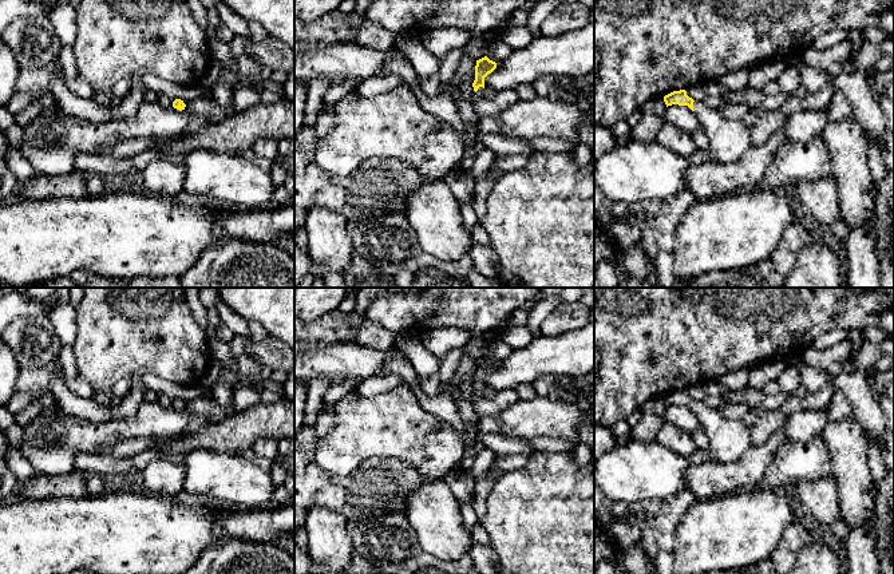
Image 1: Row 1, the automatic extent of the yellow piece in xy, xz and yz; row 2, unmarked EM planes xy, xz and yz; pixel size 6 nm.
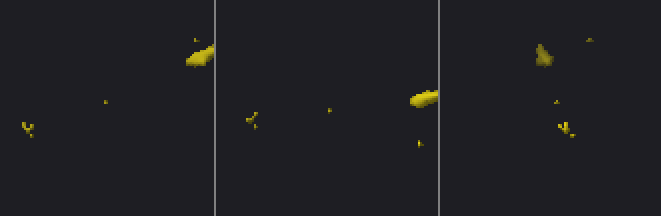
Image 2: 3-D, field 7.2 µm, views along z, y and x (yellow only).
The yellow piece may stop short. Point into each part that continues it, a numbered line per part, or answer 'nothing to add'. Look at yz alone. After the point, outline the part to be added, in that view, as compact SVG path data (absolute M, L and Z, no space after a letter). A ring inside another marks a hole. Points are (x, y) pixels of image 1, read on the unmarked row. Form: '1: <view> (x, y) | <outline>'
1: yz (728, 439) | M693 401L693 409L708 436L709 459L732 463L752 446L751 429L744 419L728 419L717 408Z

